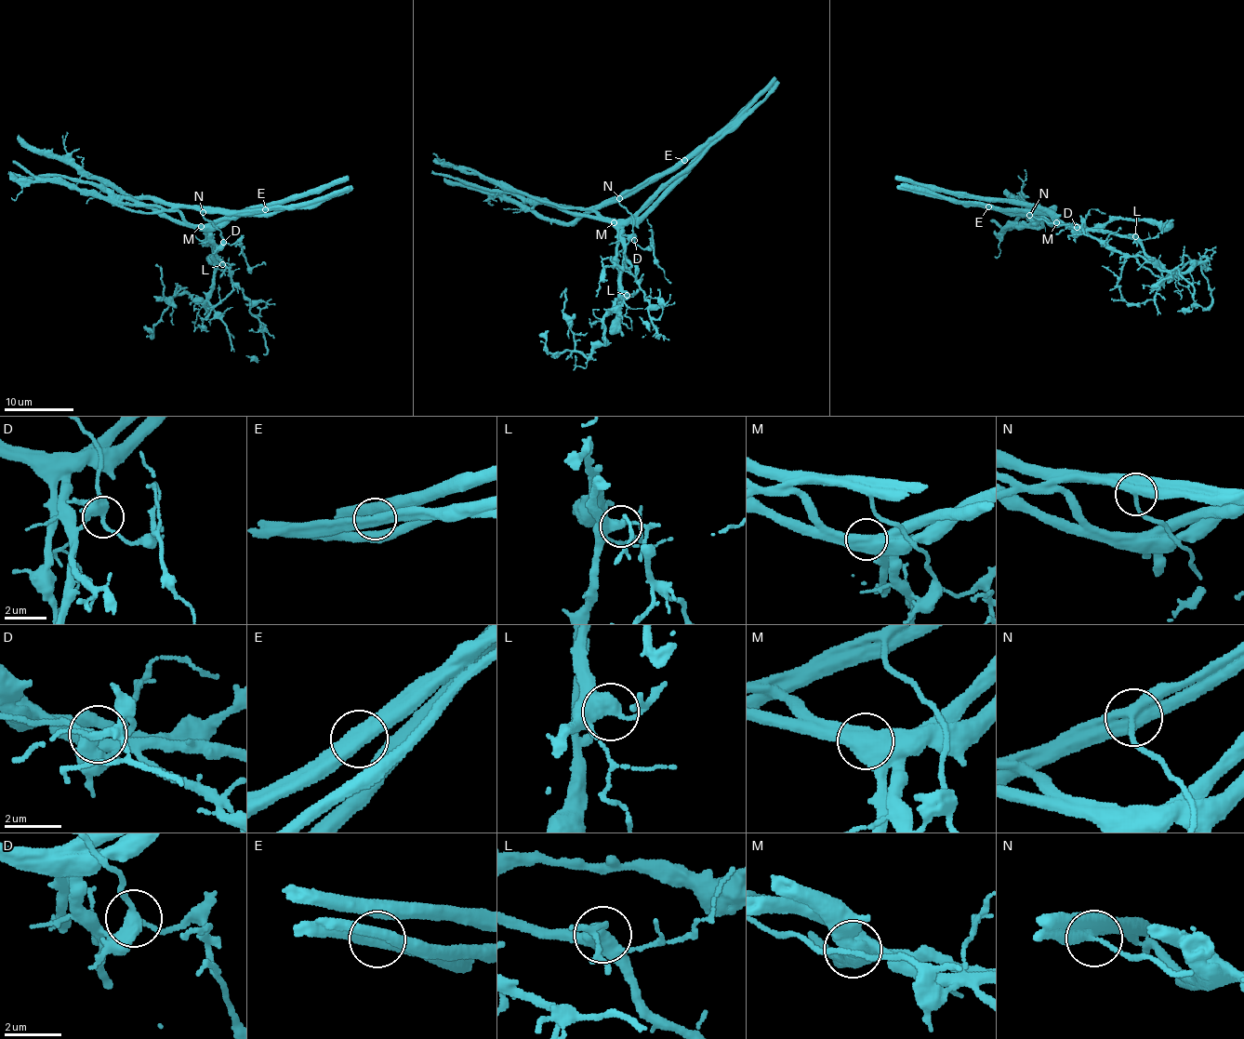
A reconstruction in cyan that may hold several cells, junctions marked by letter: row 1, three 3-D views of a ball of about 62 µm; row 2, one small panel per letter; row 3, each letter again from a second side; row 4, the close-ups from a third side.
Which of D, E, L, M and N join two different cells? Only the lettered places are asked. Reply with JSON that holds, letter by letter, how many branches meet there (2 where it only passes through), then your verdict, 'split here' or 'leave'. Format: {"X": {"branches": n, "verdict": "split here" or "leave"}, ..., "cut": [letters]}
{"D": {"branches": 3, "verdict": "leave"}, "E": {"branches": 2, "verdict": "split here"}, "L": {"branches": 3, "verdict": "leave"}, "M": {"branches": 2, "verdict": "split here"}, "N": {"branches": 3, "verdict": "split here"}, "cut": ["E", "M", "N"]}

